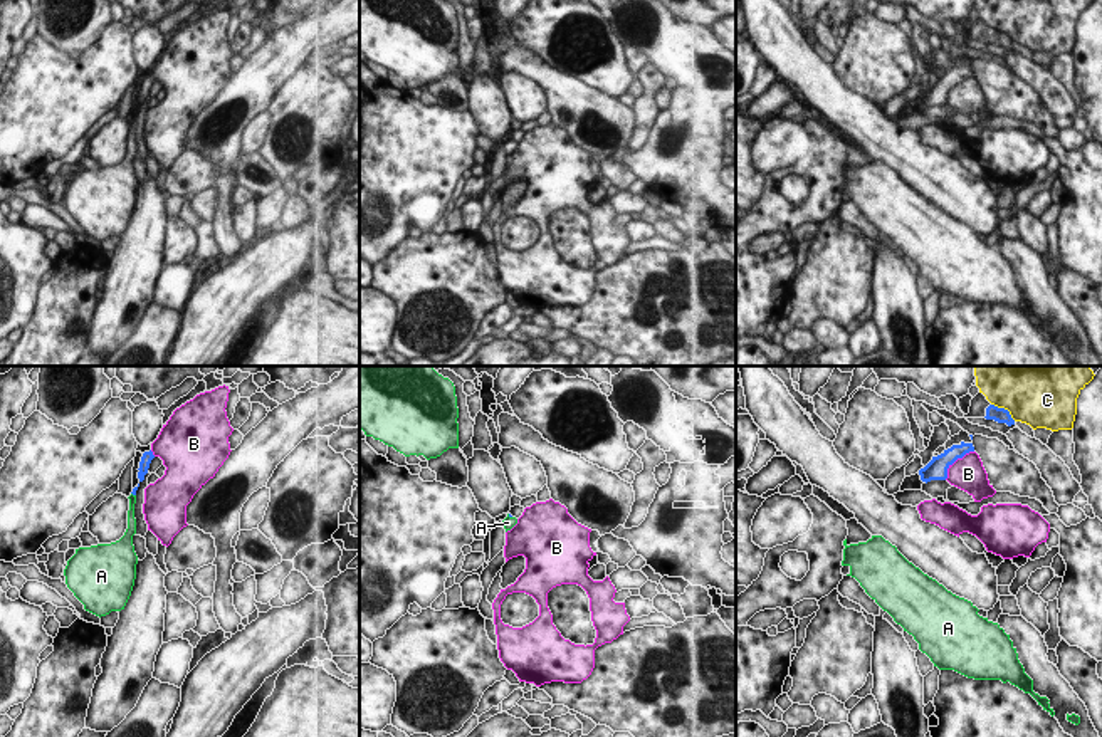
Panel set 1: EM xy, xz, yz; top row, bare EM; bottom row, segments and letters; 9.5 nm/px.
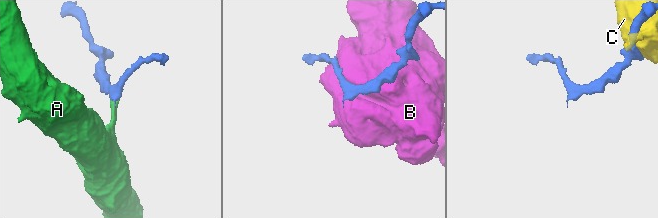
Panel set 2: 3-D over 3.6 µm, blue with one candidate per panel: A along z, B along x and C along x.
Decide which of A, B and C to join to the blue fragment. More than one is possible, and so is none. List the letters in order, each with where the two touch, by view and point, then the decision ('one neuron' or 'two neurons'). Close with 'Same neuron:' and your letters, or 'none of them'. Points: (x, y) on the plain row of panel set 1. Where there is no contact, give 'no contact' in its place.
A: xz (509, 140) | one neuron
B: yz (955, 84) | two neurons
C: yz (1003, 32) | two neurons
Same neuron: A

